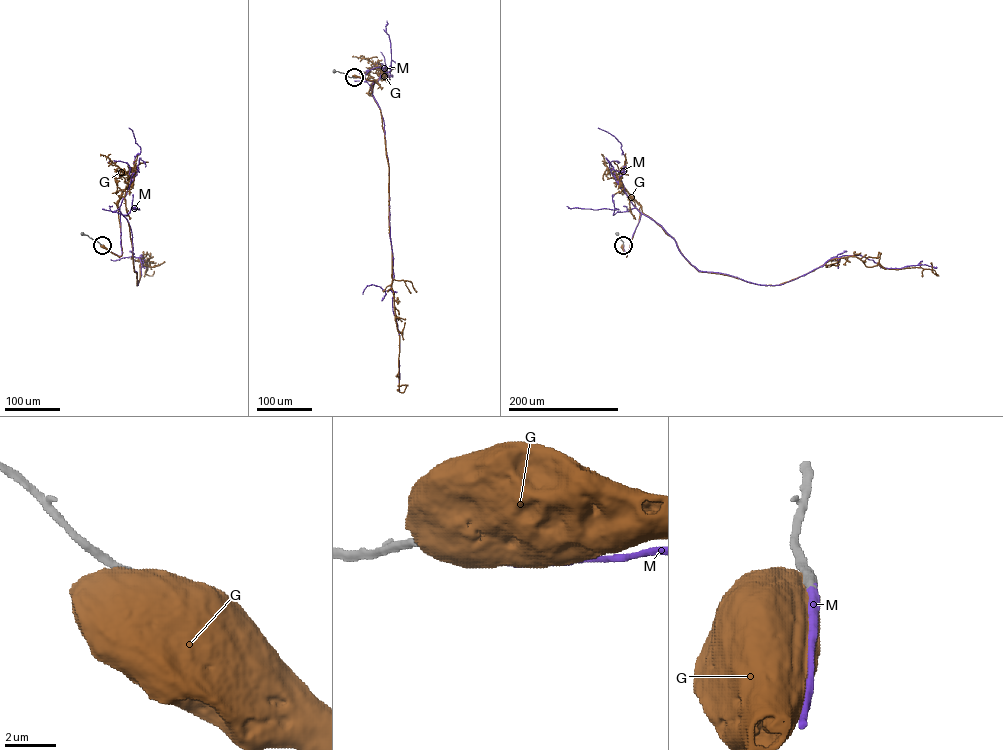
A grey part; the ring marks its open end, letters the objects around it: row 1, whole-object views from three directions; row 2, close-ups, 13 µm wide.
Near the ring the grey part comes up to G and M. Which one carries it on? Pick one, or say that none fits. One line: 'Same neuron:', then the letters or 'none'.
Same neuron: M

